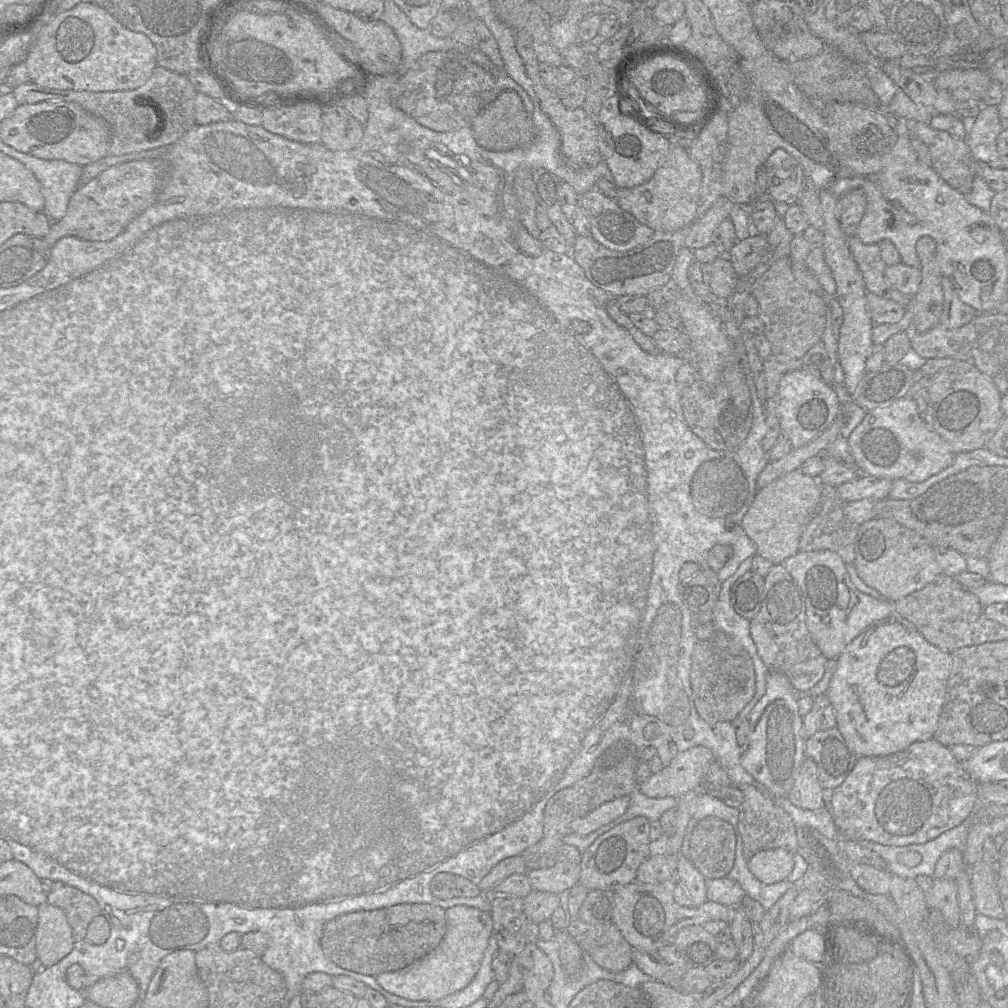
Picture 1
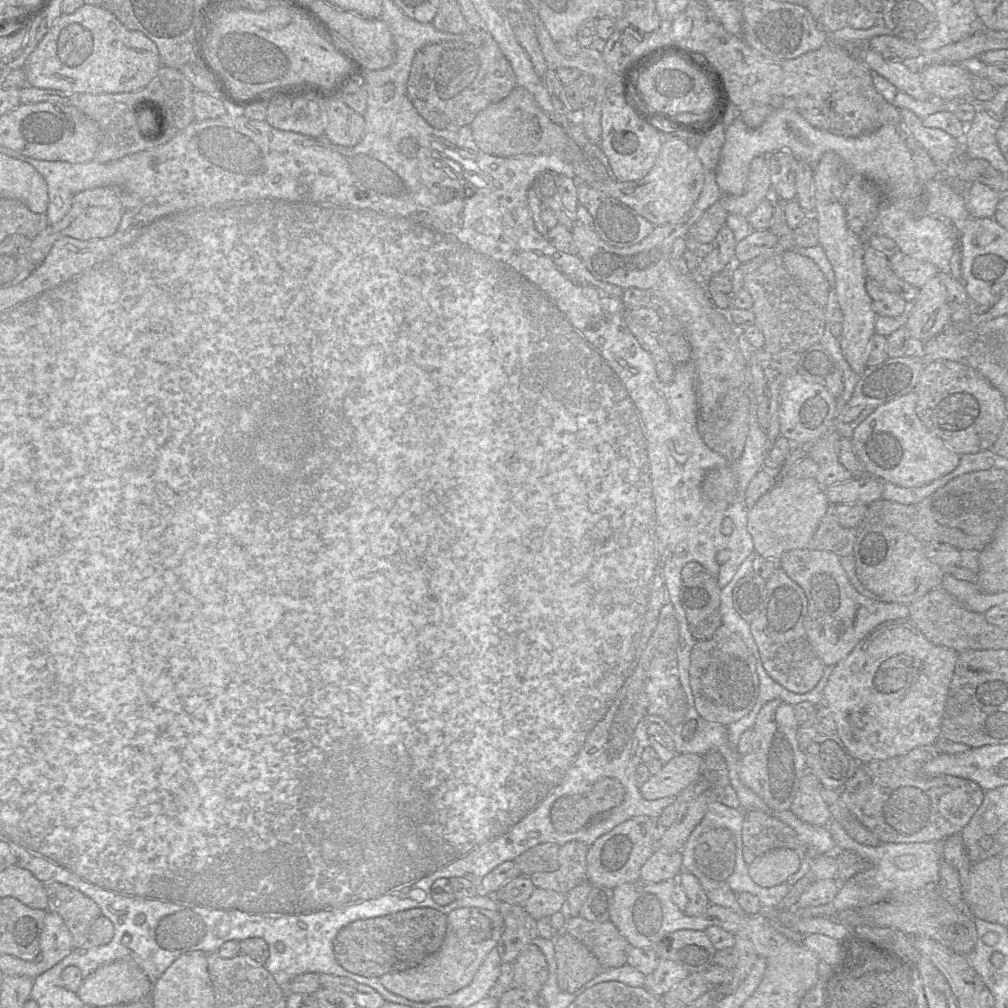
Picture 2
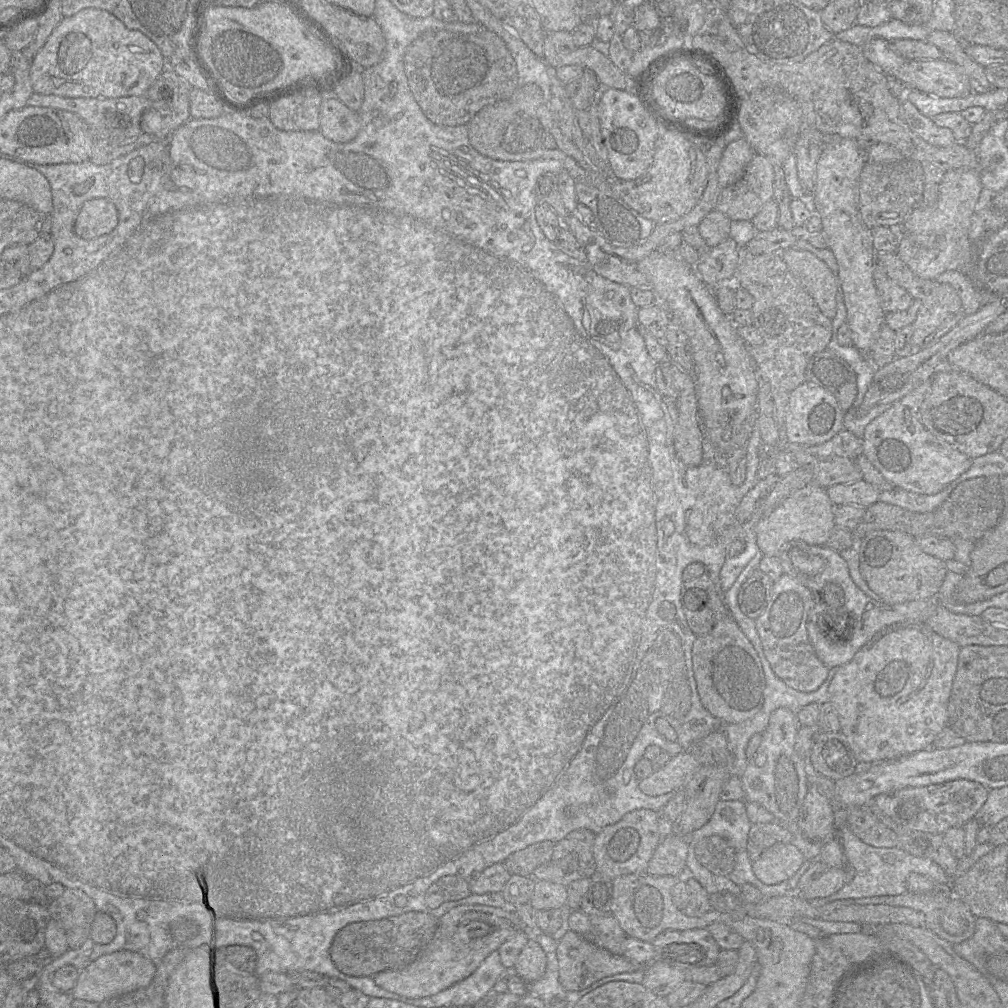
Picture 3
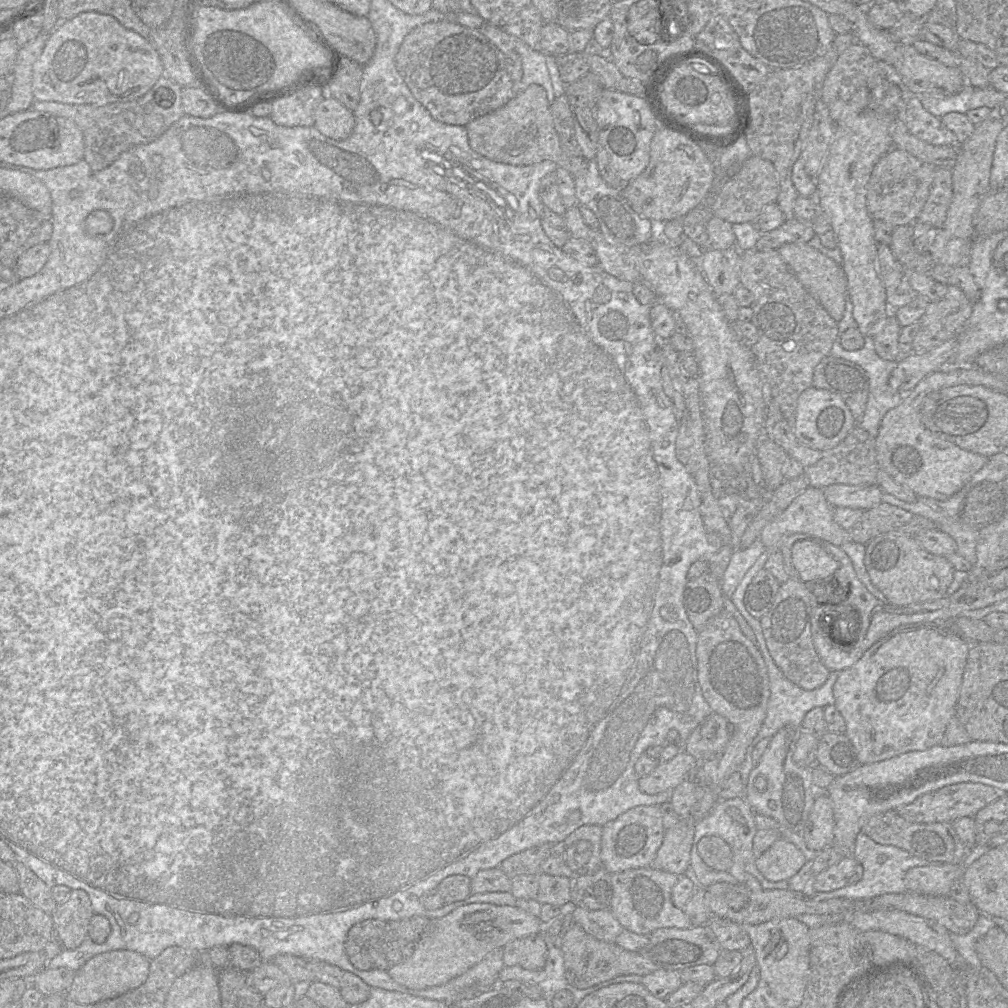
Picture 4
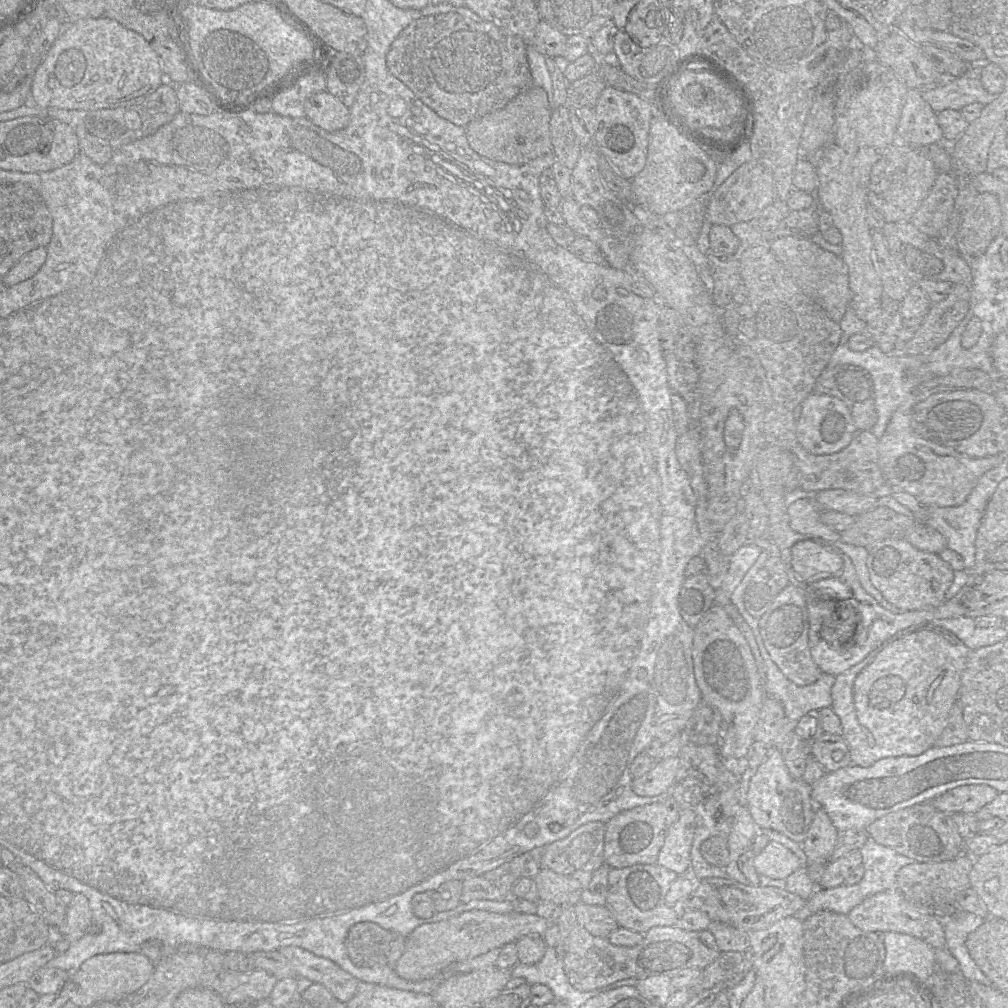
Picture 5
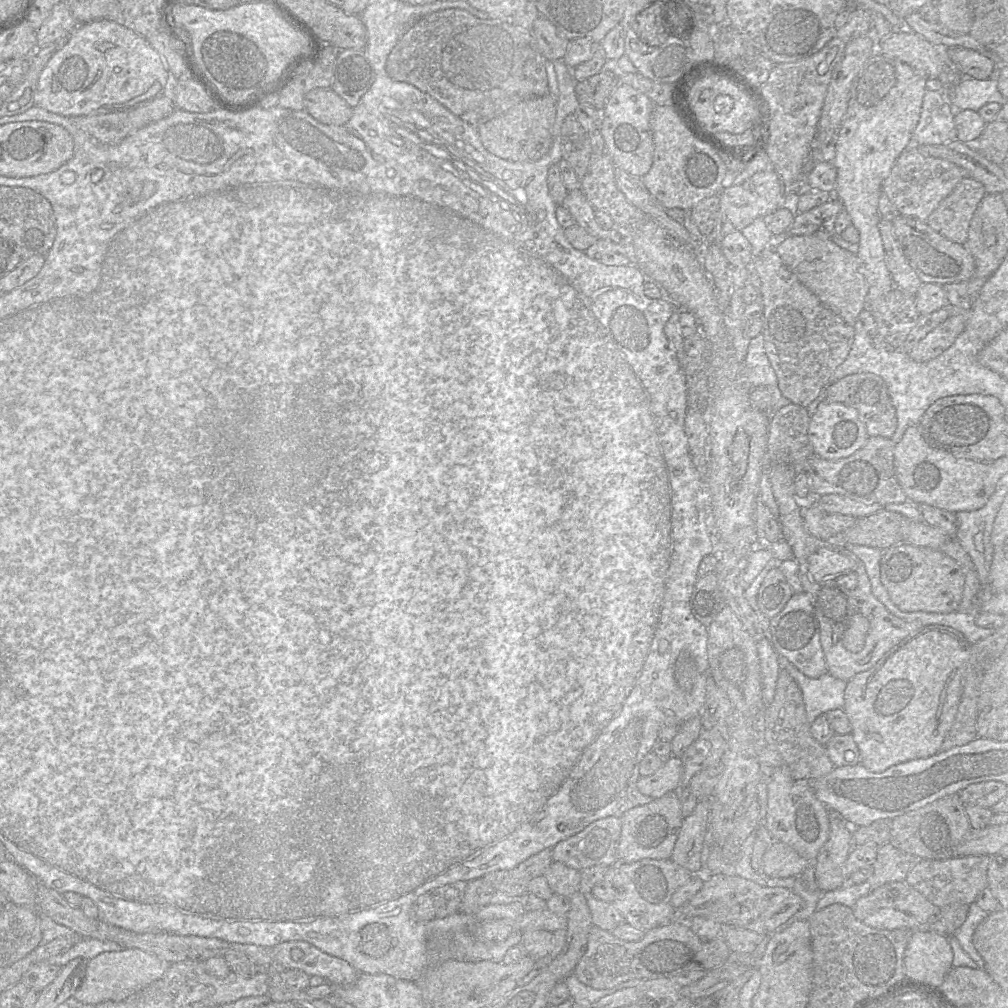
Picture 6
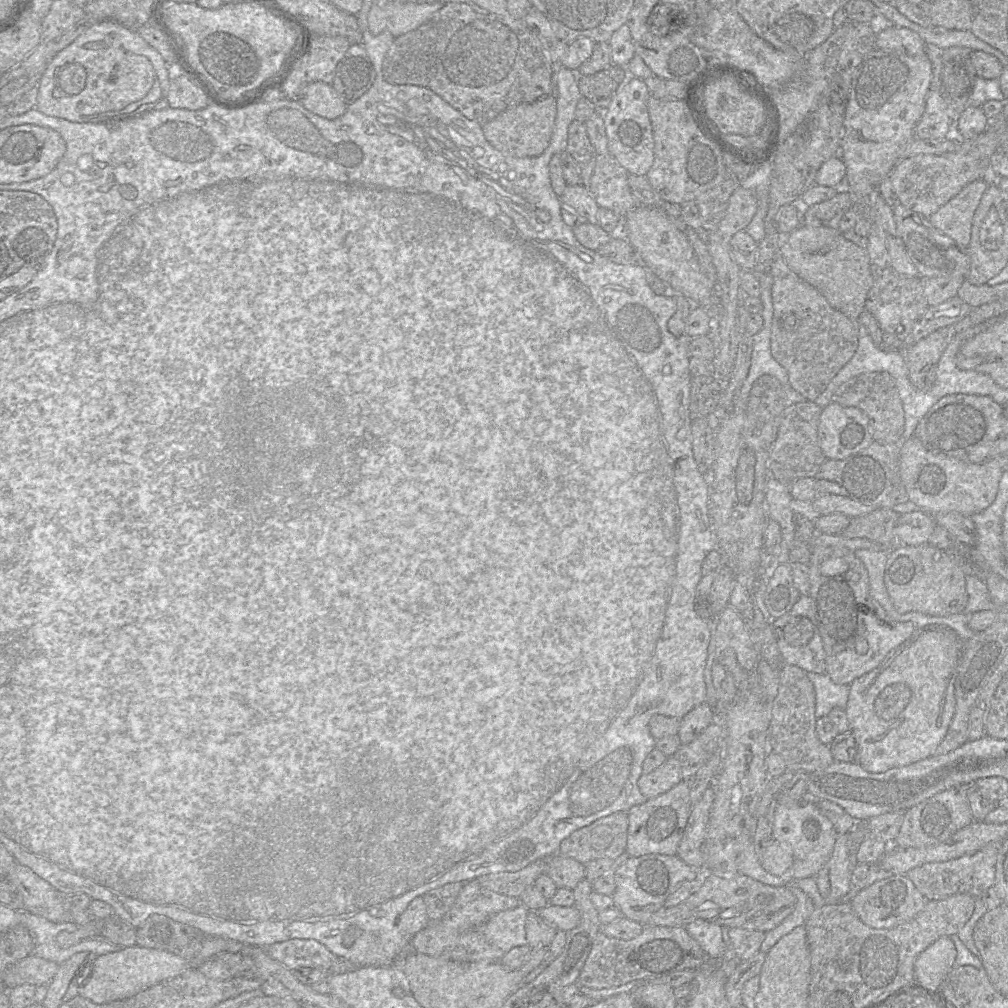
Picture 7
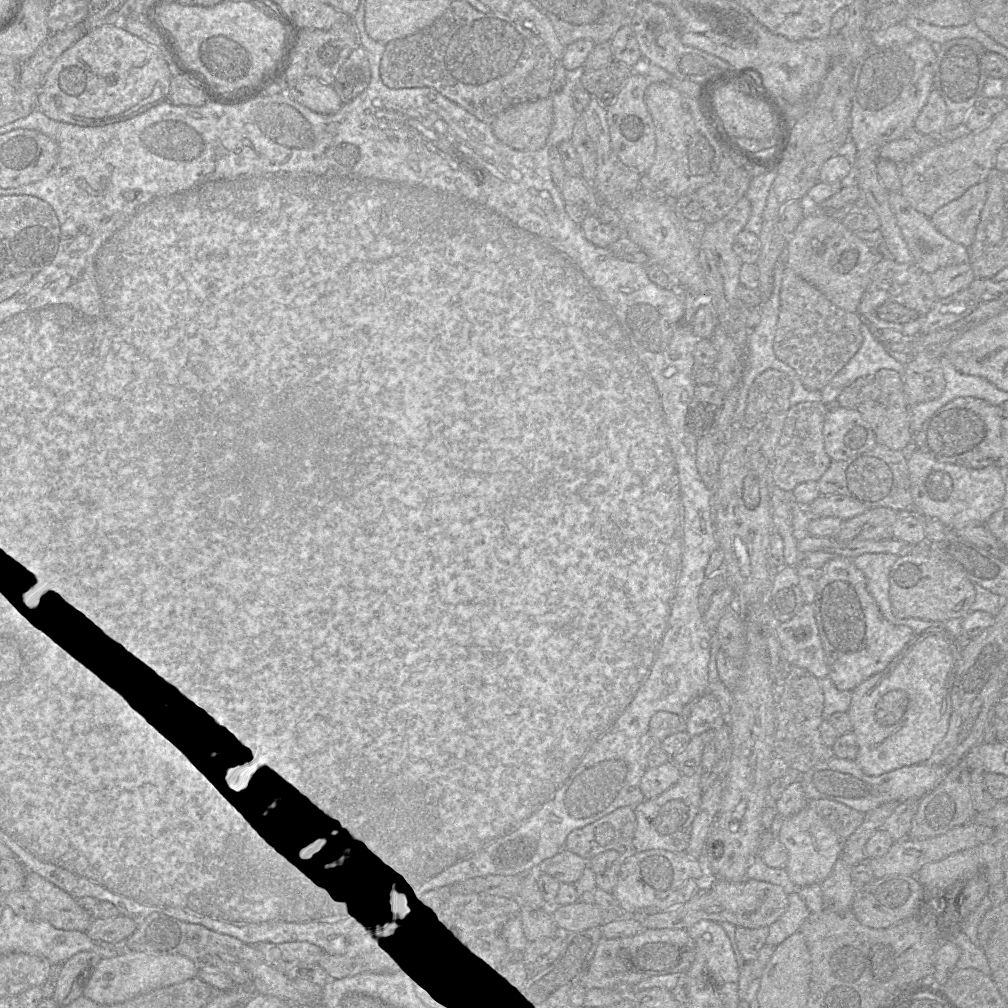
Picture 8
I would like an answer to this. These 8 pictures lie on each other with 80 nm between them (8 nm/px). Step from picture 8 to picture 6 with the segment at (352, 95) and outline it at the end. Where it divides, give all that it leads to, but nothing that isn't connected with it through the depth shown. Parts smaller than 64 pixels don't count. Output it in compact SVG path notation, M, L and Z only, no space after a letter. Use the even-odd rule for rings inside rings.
M365 49L340 50L331 89L354 108L373 84L373 70Z

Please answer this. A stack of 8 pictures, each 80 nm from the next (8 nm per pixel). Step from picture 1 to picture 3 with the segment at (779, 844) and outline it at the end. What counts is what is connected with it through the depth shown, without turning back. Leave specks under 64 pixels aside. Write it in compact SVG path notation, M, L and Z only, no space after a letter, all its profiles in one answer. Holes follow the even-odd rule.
M753 823L748 833L747 852L755 861L766 849L776 843L792 843L793 835L780 823Z

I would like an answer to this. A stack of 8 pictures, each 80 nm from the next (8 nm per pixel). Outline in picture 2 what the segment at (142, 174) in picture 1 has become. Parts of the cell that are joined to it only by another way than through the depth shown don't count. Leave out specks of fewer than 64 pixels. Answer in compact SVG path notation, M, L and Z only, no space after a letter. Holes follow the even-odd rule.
M101 186L81 191L74 195L68 213L59 222L50 223L42 233L32 239L31 257L36 263L41 263L48 255L53 244L62 237L72 237L79 240L109 237L117 231L123 214L121 190L118 187Z

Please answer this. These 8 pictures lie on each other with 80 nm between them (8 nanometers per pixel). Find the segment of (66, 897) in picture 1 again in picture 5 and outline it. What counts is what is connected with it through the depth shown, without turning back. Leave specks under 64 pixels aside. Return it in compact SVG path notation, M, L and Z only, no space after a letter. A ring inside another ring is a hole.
M74 894L63 922L57 927L58 933L70 943L82 938L92 925L92 911L89 900L84 894Z

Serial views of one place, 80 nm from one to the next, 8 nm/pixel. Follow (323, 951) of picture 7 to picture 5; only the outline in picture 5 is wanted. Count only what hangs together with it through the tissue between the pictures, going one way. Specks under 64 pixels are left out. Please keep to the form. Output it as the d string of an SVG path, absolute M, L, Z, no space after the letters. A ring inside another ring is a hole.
M297 946L282 947L278 951L290 961L296 977L324 985L339 1001L346 1003L356 993L359 980L332 960Z

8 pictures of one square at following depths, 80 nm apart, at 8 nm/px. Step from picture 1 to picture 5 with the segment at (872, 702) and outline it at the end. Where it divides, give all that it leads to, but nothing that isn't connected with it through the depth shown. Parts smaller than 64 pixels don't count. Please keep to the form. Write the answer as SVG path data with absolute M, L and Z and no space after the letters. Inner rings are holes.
M922 624L911 626L893 635L891 638L883 642L875 650L873 650L861 663L859 663L852 671L845 675L841 675L839 682L833 688L833 704L840 717L843 726L843 735L847 740L853 759L857 765L854 766L872 766L879 760L888 757L898 756L918 756L926 750L935 746L937 740L943 734L948 725L951 710L959 699L959 691L961 688L962 674L967 666L967 661L971 650L965 643L957 637L952 631L949 631L936 624Z

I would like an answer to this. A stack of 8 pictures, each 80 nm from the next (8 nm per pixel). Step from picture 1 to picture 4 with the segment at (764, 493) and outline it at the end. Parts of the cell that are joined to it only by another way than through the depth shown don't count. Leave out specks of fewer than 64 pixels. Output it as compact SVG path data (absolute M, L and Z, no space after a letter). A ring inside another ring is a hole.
M808 486L776 518L767 523L761 530L759 539L771 553L779 551L780 542L790 534L806 534L812 540L821 540L835 546L842 546L851 541L849 532L842 529L834 520L833 507L827 502L823 489Z

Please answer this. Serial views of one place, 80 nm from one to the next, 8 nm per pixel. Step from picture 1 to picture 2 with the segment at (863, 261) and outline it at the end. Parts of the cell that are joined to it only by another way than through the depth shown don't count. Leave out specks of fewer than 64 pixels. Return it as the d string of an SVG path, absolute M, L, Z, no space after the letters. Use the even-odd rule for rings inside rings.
M865 242L863 259L867 278L873 279L886 290L899 295L909 304L915 301L919 288L899 278L891 269L889 258L884 253Z

